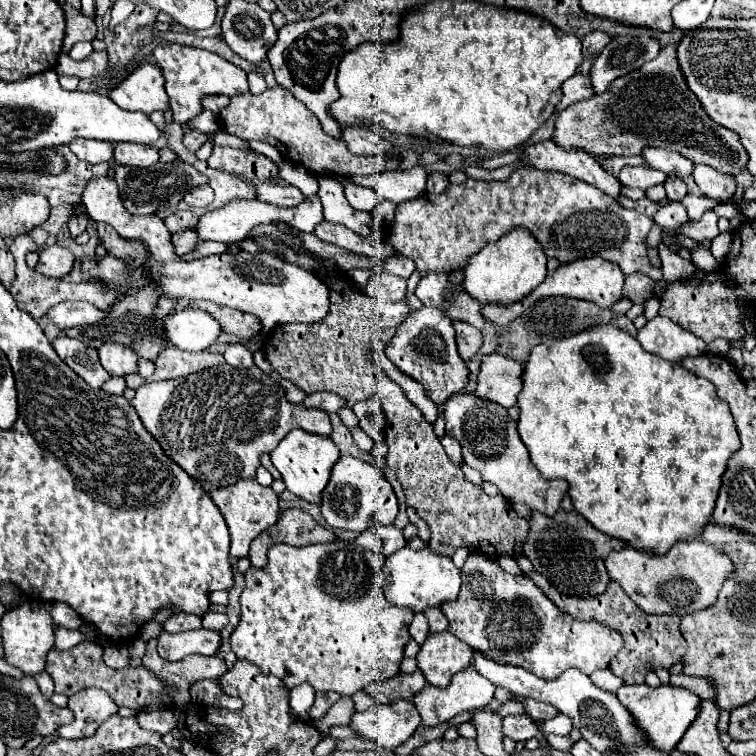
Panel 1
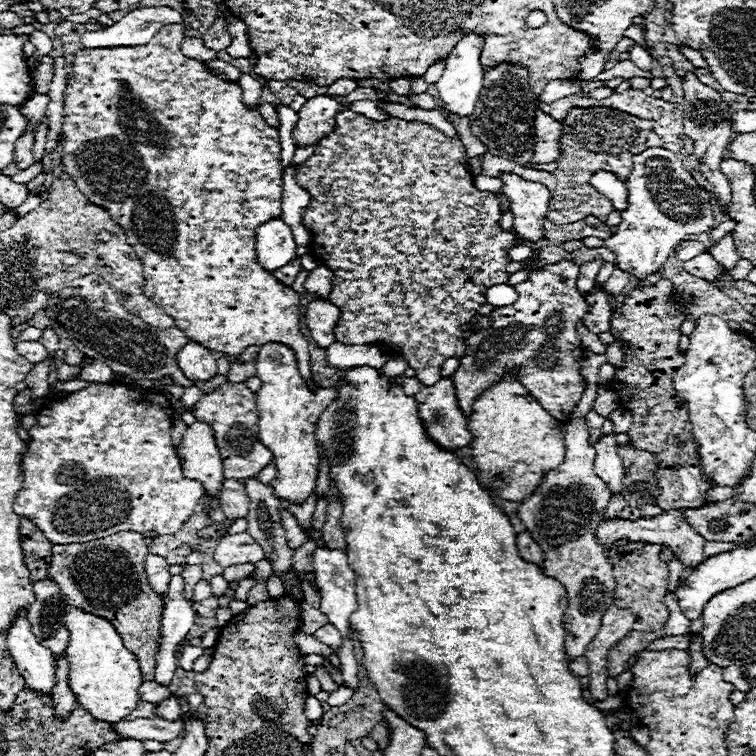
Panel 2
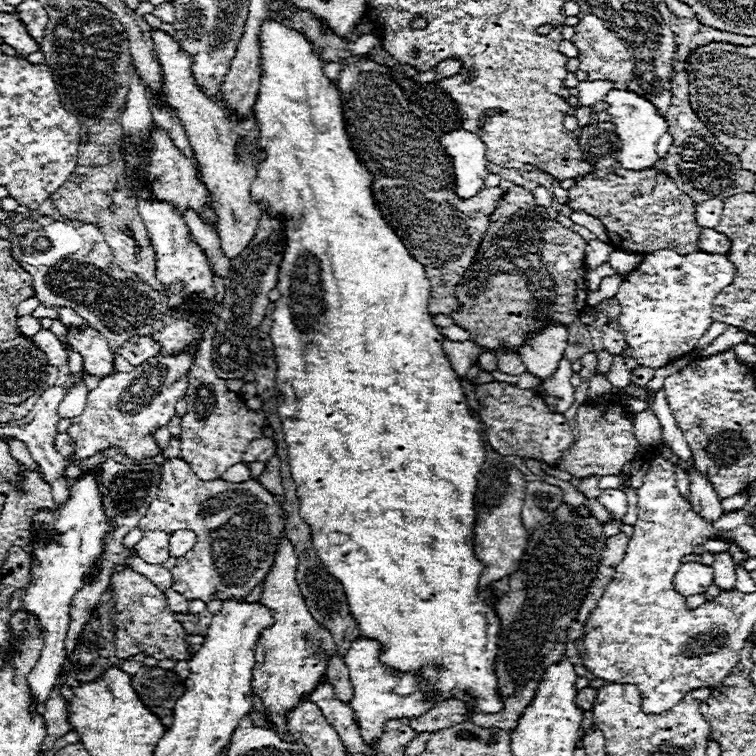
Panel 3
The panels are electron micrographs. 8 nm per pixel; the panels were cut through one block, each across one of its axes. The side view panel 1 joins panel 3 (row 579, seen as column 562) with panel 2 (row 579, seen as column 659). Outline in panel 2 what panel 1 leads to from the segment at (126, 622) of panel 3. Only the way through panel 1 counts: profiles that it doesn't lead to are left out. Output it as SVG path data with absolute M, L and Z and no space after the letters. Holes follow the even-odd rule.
M130 530L86 544L54 544L48 576L60 584L60 590L70 606L112 622L116 632L120 632L124 646L136 654L144 680L154 680L156 656L160 648L162 598L146 580L146 554L148 546L142 534Z

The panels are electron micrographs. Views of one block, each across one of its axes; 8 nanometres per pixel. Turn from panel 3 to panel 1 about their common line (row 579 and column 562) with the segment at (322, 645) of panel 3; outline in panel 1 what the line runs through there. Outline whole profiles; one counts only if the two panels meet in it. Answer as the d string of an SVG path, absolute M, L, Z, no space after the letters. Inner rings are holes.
M584 258L584 260L574 260L572 264L562 264L554 274L548 274L544 284L536 288L532 294L528 294L520 304L512 304L512 308L482 308L482 314L486 320L496 322L500 328L506 328L518 314L522 314L534 300L544 298L544 296L570 296L570 298L580 298L580 300L590 300L598 304L600 308L610 308L622 298L622 286L624 286L624 274L618 264L600 260L600 258Z

